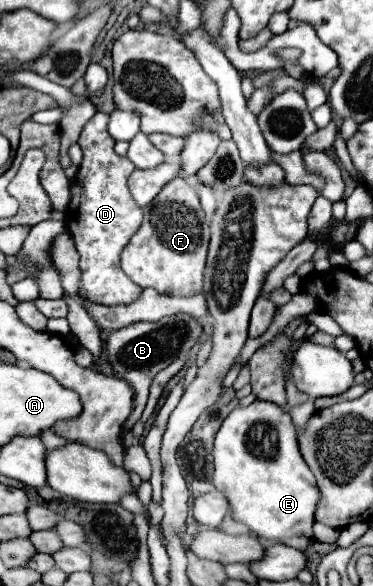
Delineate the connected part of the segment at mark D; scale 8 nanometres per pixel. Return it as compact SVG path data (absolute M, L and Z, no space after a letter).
M96 112L80 134L78 144L84 152L84 160L72 182L72 200L64 212L64 222L80 254L82 286L88 300L94 304L128 304L138 298L142 290L122 272L120 252L140 228L142 210L132 200L126 186L134 164L114 152L114 140L108 134L108 118L108 114Z

